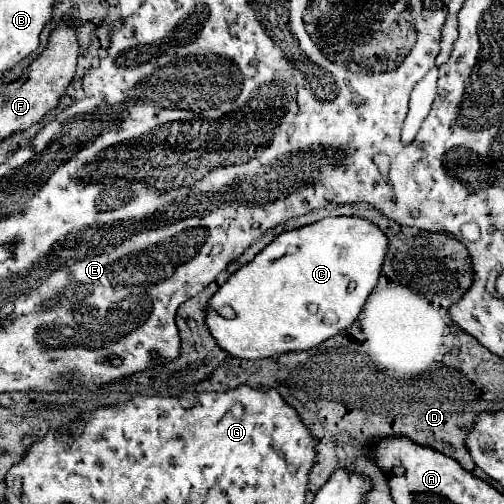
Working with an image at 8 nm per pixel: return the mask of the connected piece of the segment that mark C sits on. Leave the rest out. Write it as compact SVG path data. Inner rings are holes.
M325 217L311 225L283 231L253 261L237 269L209 299L205 325L217 345L237 359L277 357L287 351L301 351L319 345L353 325L359 317L367 295L381 277L387 255L387 235L363 217ZM231 307L233 317L223 317L221 309Z

